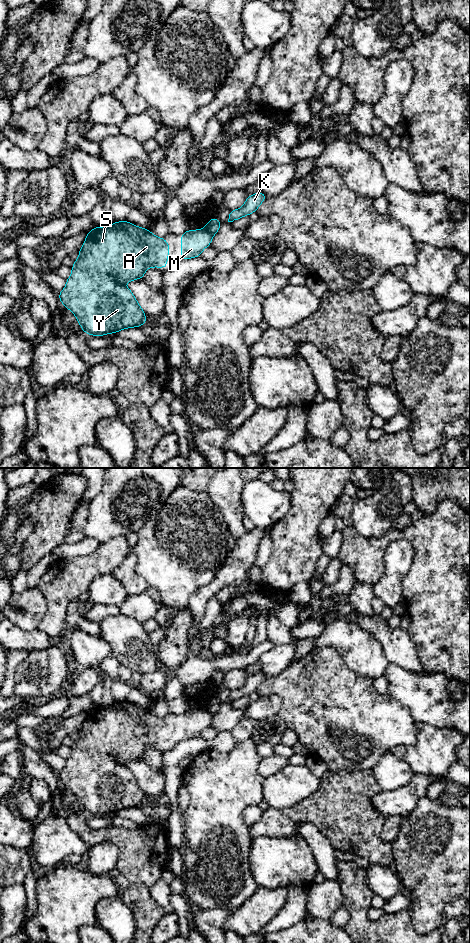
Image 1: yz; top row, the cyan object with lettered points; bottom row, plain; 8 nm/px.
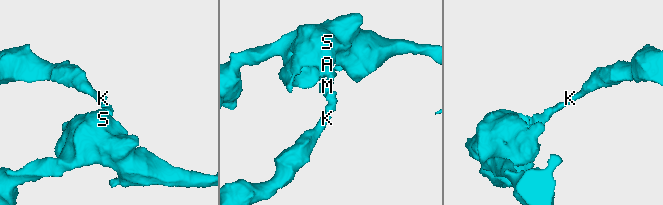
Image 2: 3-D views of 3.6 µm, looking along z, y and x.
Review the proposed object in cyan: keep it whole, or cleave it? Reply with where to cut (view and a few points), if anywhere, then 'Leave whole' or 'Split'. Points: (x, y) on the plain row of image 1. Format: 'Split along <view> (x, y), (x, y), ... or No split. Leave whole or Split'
Split along yz (203, 709), (212, 716). Split

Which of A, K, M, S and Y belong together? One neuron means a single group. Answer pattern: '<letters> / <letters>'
A M S Y / K

